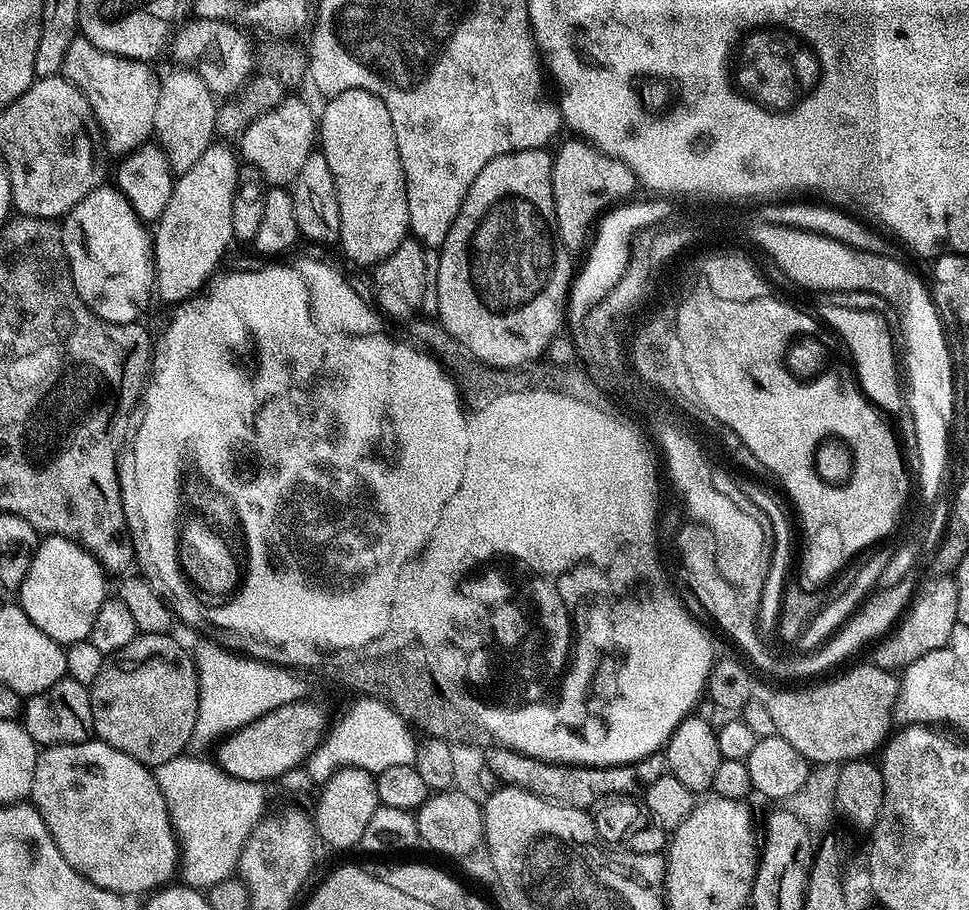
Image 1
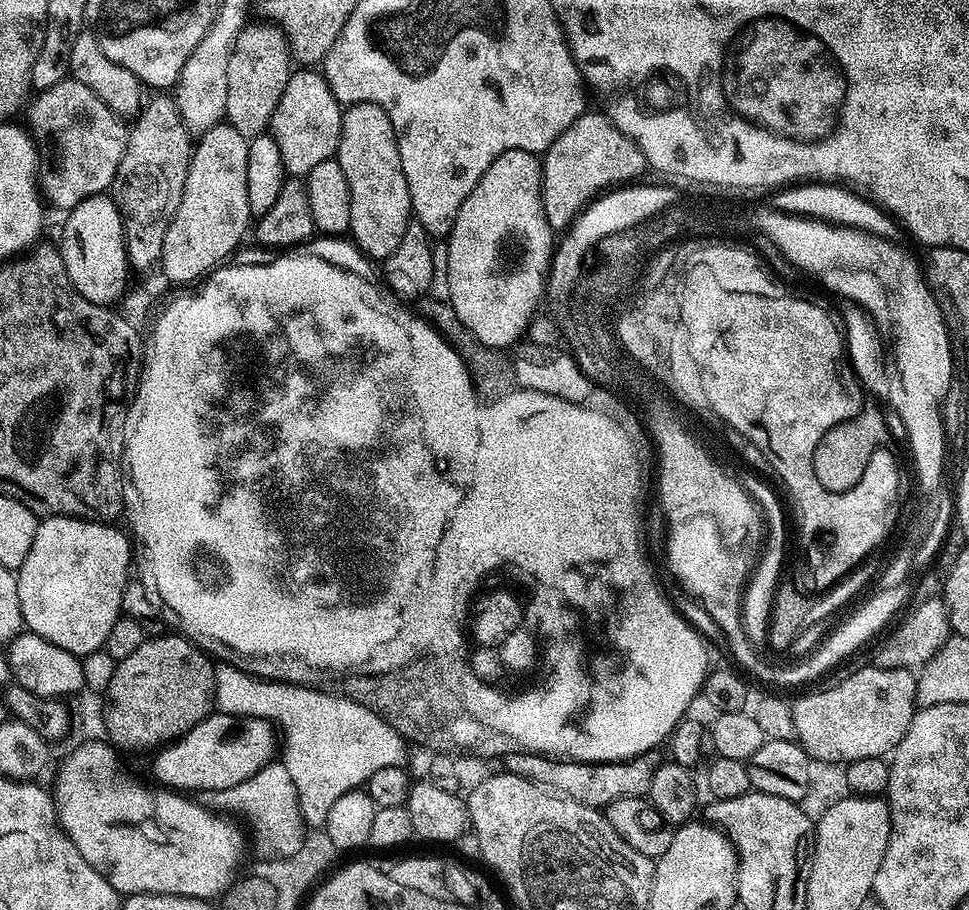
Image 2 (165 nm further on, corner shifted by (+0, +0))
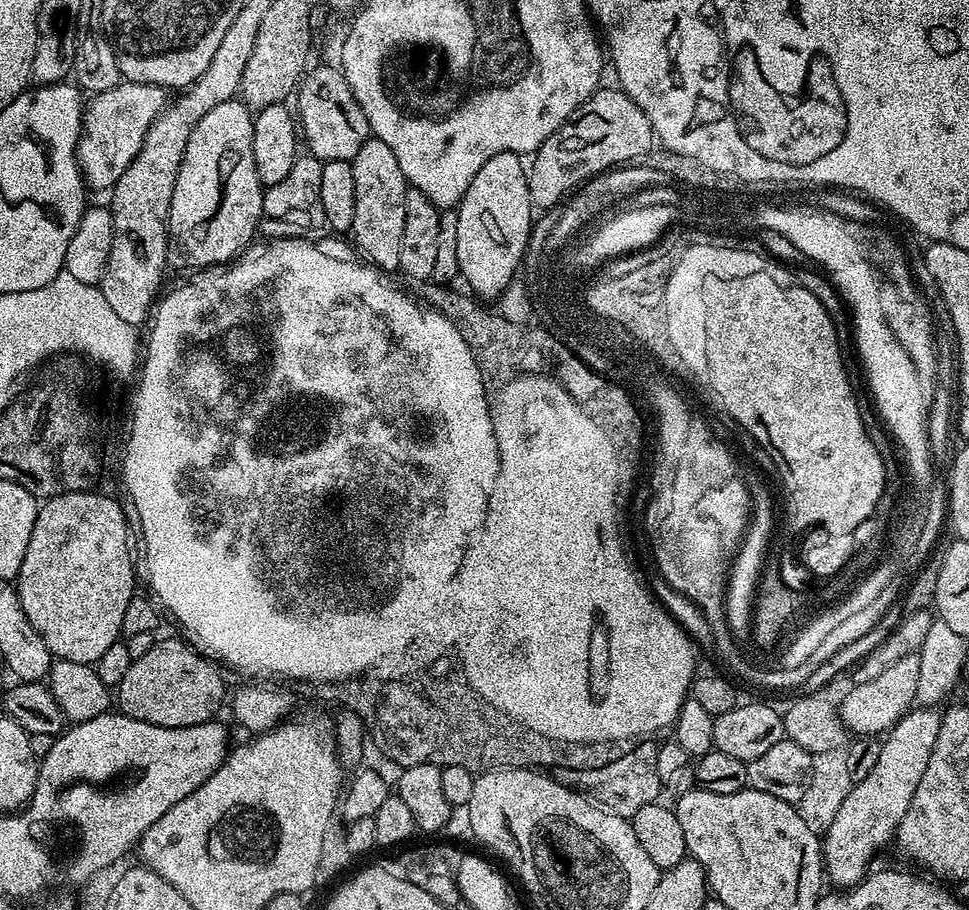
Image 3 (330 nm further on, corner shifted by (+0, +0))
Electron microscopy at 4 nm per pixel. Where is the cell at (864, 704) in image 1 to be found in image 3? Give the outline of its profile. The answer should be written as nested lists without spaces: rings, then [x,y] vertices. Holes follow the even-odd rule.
[[[917,655],[898,658],[894,666],[882,670],[878,678],[849,687],[844,701],[839,701],[838,711],[849,733],[860,738],[876,738],[893,728],[917,703],[919,658]]]

